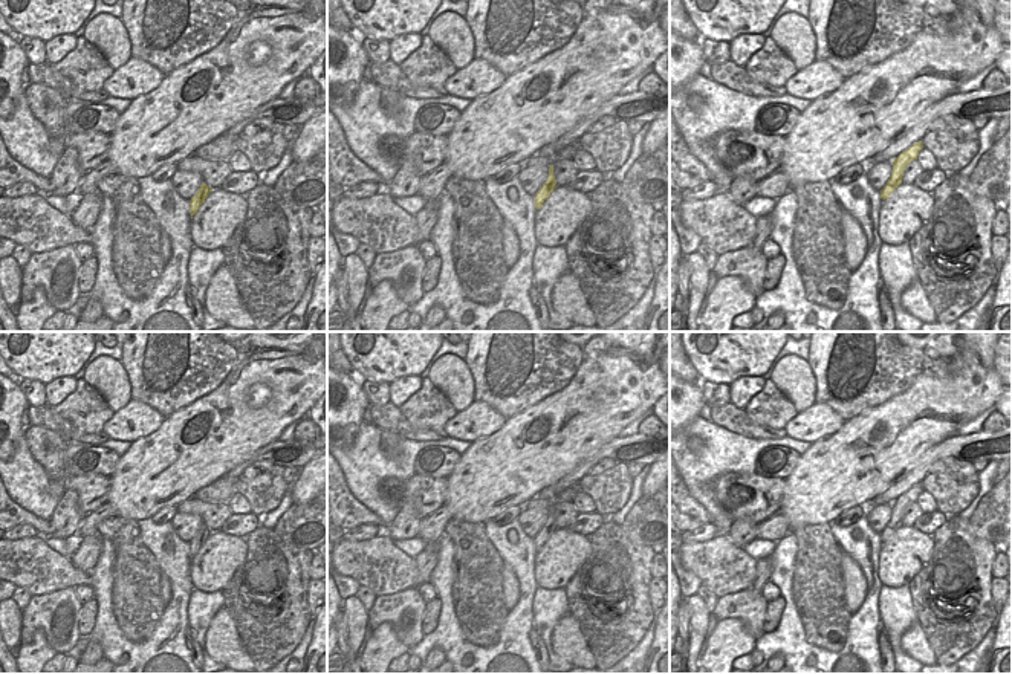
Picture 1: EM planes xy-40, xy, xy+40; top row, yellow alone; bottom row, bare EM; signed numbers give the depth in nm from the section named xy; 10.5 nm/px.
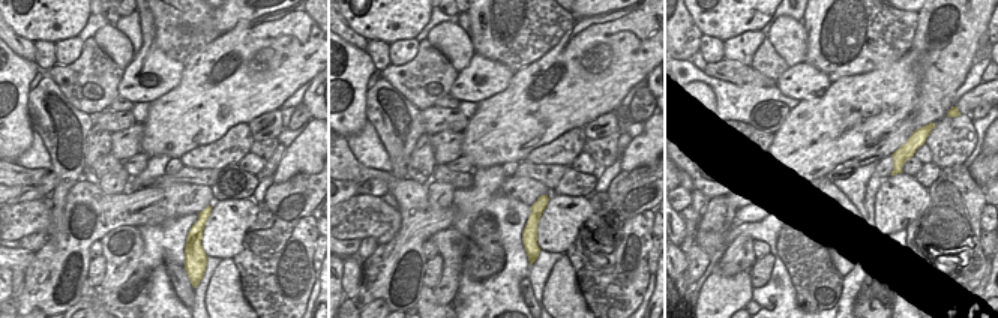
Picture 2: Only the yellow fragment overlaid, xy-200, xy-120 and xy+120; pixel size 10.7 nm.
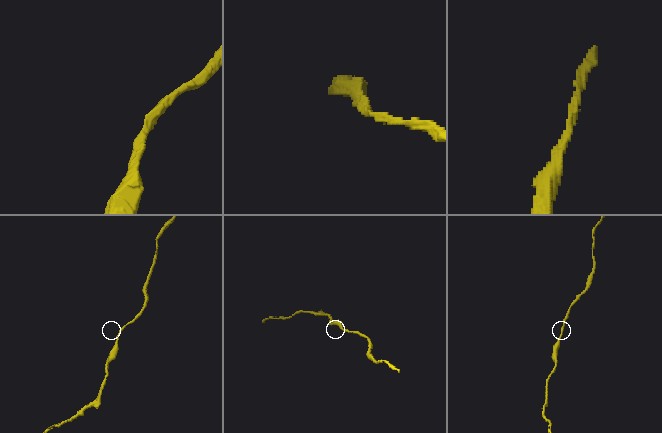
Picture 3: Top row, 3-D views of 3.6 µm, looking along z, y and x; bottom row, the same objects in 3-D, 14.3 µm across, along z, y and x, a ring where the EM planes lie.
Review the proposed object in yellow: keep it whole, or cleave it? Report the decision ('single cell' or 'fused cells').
single cell

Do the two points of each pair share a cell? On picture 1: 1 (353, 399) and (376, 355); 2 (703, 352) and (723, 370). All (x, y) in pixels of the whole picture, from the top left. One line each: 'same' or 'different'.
1: different
2: same

